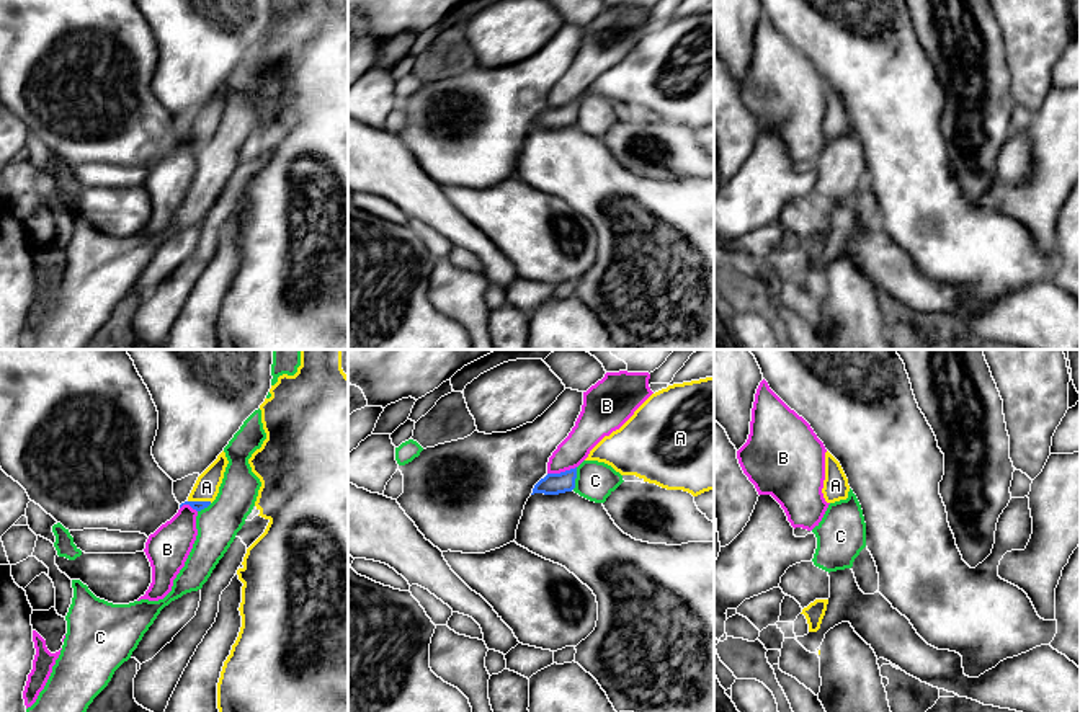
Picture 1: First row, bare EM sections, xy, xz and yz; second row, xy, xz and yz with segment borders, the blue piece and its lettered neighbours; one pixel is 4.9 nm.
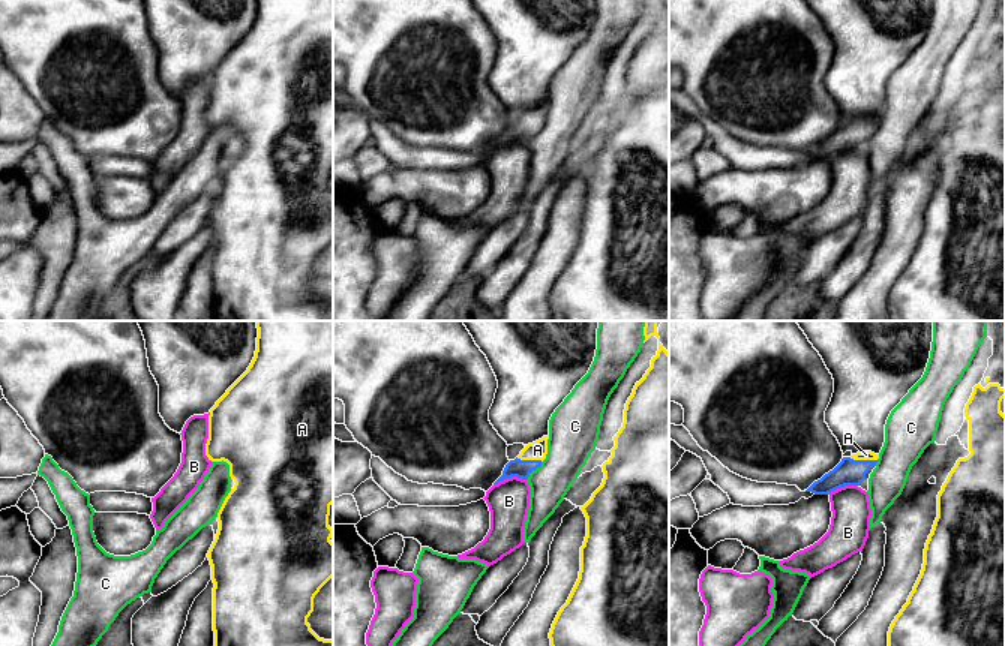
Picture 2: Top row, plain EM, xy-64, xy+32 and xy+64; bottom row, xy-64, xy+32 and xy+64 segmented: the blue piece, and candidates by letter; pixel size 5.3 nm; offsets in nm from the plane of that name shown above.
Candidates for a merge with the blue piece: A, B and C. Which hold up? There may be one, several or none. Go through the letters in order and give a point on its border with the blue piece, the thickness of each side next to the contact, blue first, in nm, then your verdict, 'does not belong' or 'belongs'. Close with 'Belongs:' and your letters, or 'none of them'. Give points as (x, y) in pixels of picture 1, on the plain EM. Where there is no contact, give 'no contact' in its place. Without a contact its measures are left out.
A: meets blue in xy at (200, 136); 50 nm thick on the blue side, 120 nm on the other; belongs
B: meets blue in xz at (561, 106); 110 nm thick on the blue side, 150 nm on the other; does not belong
C: meets blue in xz at (575, 111); 110 nm thick on the blue side, 190 nm on the other; does not belong
Belongs: A

